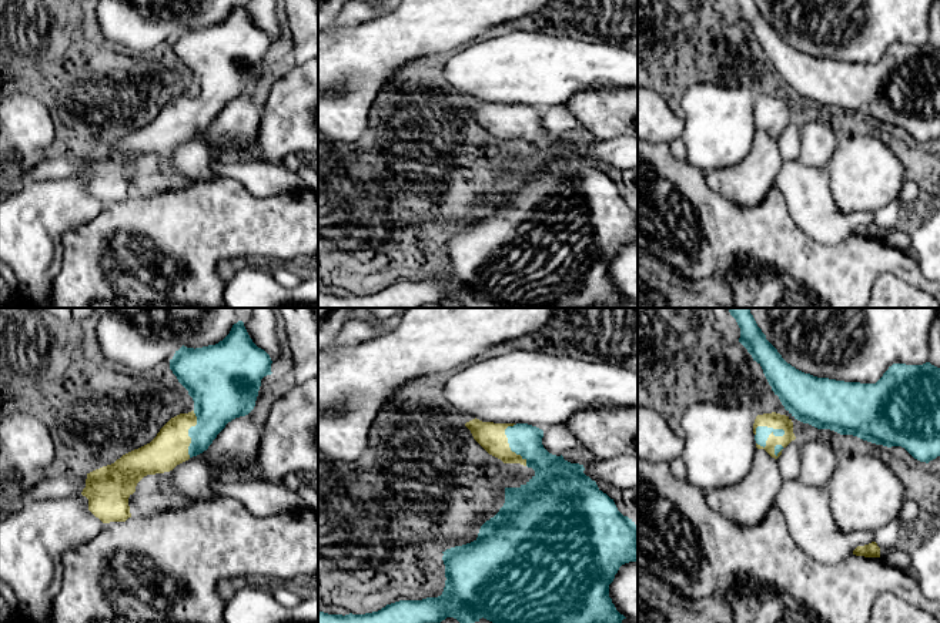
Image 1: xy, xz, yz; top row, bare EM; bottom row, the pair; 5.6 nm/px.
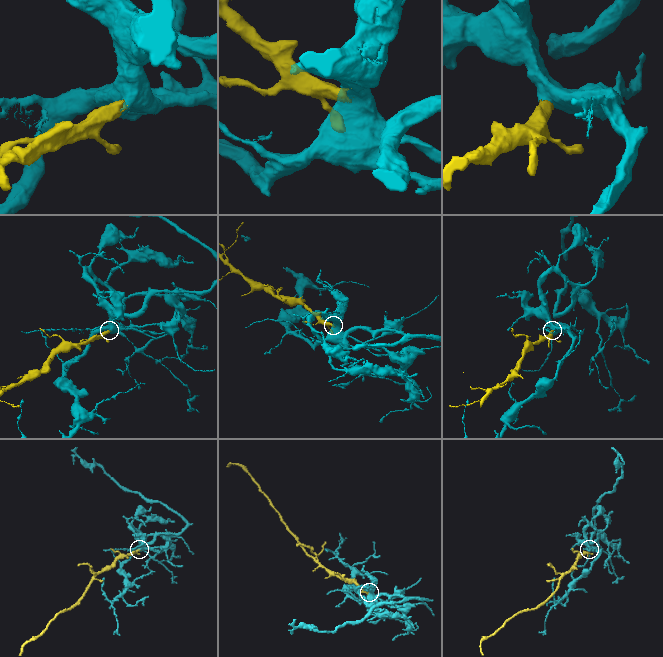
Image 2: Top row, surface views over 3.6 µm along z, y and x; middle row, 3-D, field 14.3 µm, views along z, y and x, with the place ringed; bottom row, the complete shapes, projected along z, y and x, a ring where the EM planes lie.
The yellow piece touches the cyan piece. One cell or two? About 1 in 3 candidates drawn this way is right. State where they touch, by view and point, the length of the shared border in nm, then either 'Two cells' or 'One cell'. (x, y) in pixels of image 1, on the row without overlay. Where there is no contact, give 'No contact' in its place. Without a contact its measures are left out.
Touches yellow at yz (769, 117). Shared border 180 nm. One cell

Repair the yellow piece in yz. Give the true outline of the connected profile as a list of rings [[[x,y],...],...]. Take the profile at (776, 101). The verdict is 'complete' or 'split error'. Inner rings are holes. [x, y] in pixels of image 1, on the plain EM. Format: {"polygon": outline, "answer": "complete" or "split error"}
{"polygon": [[[776,93],[757,96],[753,114],[756,128],[765,130],[775,140],[782,135],[783,128],[796,120],[792,100]]], "answer": "split error"}

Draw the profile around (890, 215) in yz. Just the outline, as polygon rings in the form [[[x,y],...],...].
[[[893,201],[874,212],[874,222],[880,230],[892,230],[903,224],[903,207],[899,201]]]

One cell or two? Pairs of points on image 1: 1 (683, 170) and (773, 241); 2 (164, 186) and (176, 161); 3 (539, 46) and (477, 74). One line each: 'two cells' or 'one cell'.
1: one cell
2: two cells
3: one cell

